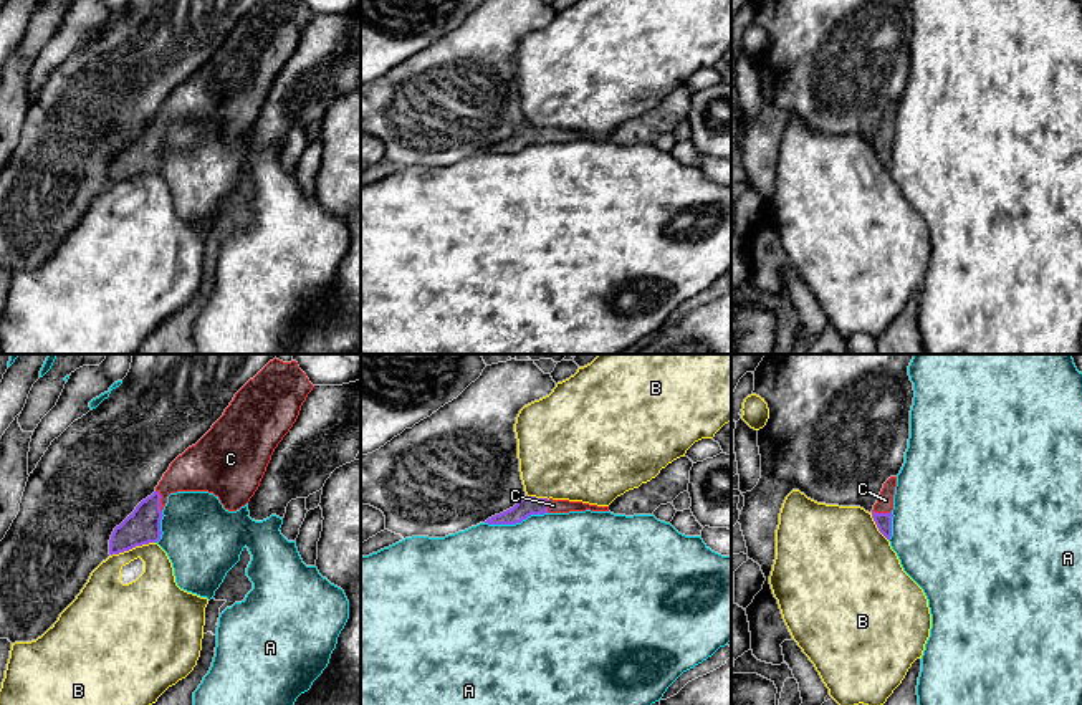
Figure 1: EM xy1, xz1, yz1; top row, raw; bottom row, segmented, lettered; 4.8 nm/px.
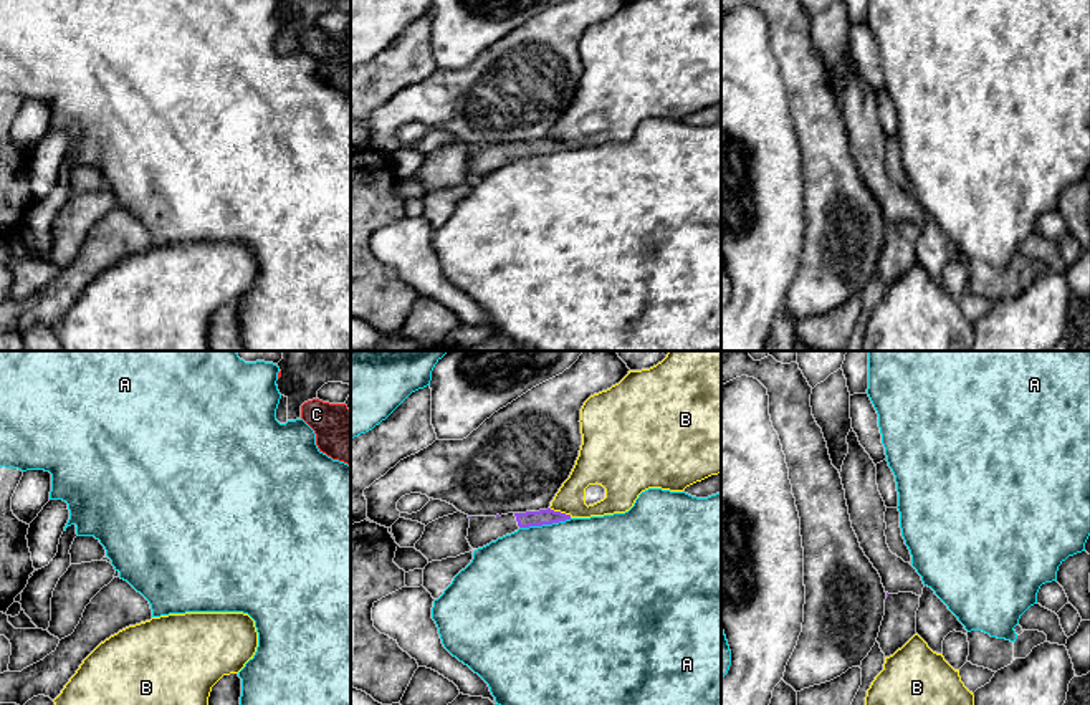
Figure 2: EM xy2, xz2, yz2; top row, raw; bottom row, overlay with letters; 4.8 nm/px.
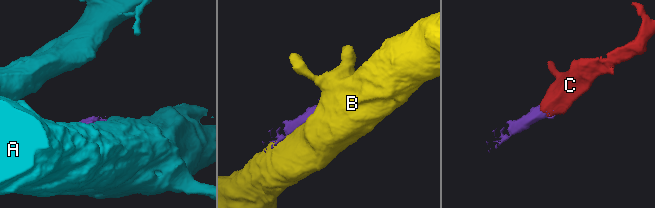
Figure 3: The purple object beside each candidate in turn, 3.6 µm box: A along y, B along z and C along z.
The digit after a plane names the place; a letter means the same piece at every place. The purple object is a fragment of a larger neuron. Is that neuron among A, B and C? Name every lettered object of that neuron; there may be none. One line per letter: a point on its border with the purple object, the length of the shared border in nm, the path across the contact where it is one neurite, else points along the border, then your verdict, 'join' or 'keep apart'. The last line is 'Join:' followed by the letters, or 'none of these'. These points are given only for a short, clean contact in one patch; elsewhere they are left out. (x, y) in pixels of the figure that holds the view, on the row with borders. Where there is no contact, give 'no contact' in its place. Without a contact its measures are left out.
A: contact xz1 (515, 523); length 300 nm; keep apart
B: contact xy1 (133, 546); length 240 nm; keep apart
C: contact xy1 (159, 502); length 110 nm; way xy1 (143, 527), (148, 513), (159, 502), (179, 477), (199, 469); join
Join: C

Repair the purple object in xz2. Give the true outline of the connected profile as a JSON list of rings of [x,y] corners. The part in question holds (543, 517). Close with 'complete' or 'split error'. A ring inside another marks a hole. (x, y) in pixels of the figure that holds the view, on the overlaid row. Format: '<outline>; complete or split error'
[[[551,508],[526,513],[508,513],[496,516],[468,516],[468,543],[473,549],[483,548],[498,538],[511,535],[519,528],[552,525],[571,520],[571,515]]]; split error

